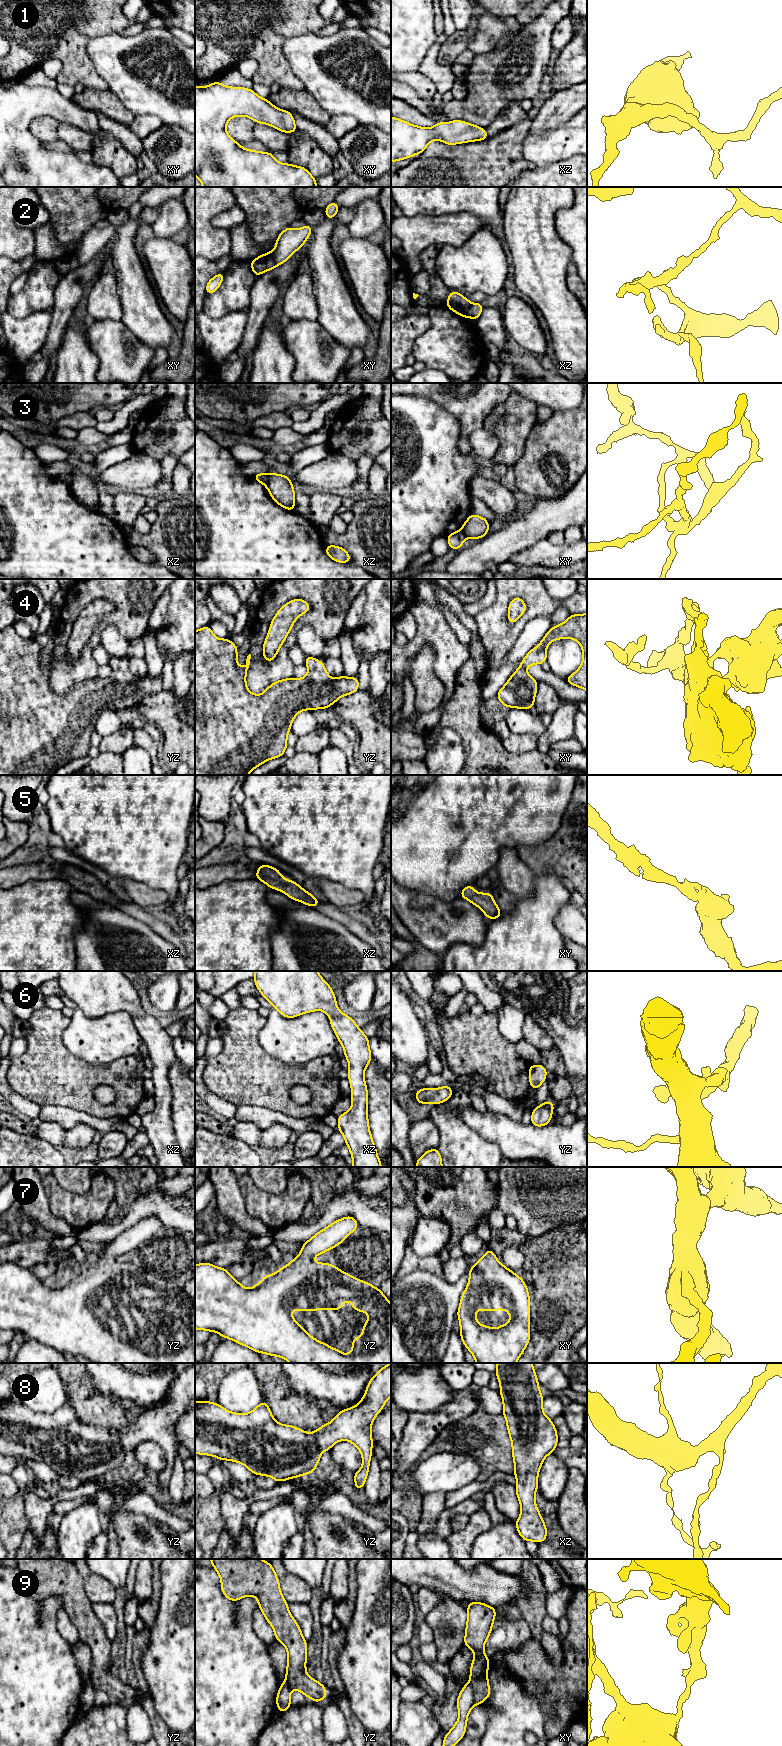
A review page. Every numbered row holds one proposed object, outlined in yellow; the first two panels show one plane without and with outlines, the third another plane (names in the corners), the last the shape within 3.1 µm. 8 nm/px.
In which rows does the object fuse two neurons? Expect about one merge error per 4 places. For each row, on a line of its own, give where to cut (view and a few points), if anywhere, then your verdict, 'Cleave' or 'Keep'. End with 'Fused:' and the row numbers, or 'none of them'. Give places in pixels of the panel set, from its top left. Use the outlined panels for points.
1: No split. Keep
2: Split along xy (270, 253), (277, 265). Cleave
3: Split along xz (268, 474), (268, 480), (265, 485). Cleave
4: No split. Keep
5: No split. Keep
6: No split. Keep
7: No split. Keep
8: No split. Keep
9: Split along xy (468, 1683), (472, 1688), (475, 1703). Cleave
Fused: 2, 3, 9

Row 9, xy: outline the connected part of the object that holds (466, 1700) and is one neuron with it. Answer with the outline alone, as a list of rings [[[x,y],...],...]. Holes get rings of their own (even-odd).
[[[469,1683],[463,1686],[456,1705],[459,1710],[459,1718],[452,1729],[444,1736],[443,1746],[454,1746],[465,1735],[467,1718],[470,1710],[475,1705],[474,1691]]]

